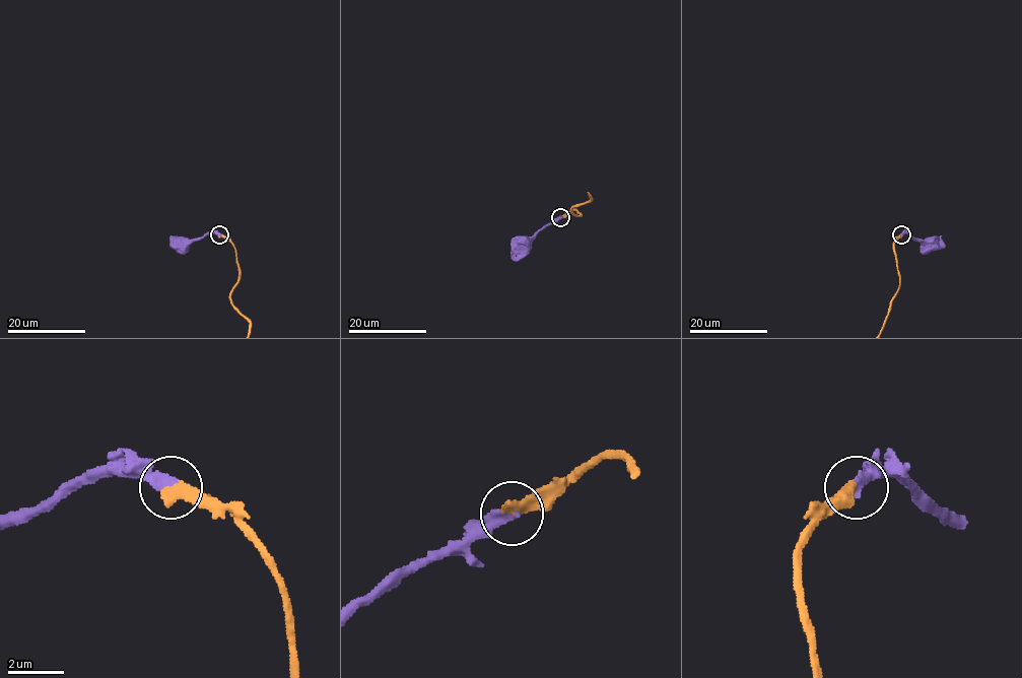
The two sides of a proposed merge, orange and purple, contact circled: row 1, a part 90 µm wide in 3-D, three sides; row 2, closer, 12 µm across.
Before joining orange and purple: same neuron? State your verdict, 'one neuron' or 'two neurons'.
one neuron

